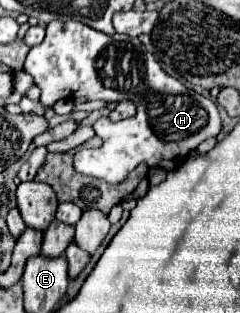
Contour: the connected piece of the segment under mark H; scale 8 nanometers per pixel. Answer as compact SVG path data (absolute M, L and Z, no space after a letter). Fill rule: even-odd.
M54 20L46 26L44 42L30 48L24 62L24 70L32 74L36 86L42 90L40 102L44 106L52 106L58 100L74 100L78 96L86 96L88 100L106 100L110 104L116 104L120 100L132 100L138 106L134 118L126 118L119 122L96 122L94 130L104 144L96 150L80 150L74 158L74 166L80 174L102 178L110 184L120 184L140 162L146 162L148 166L160 166L164 170L176 170L186 160L186 156L198 148L200 142L204 142L210 136L216 136L222 128L218 108L210 98L190 92L180 80L168 76L160 68L156 58L150 52L146 52L142 42L126 34L108 36L90 26L84 26L82 22Z

